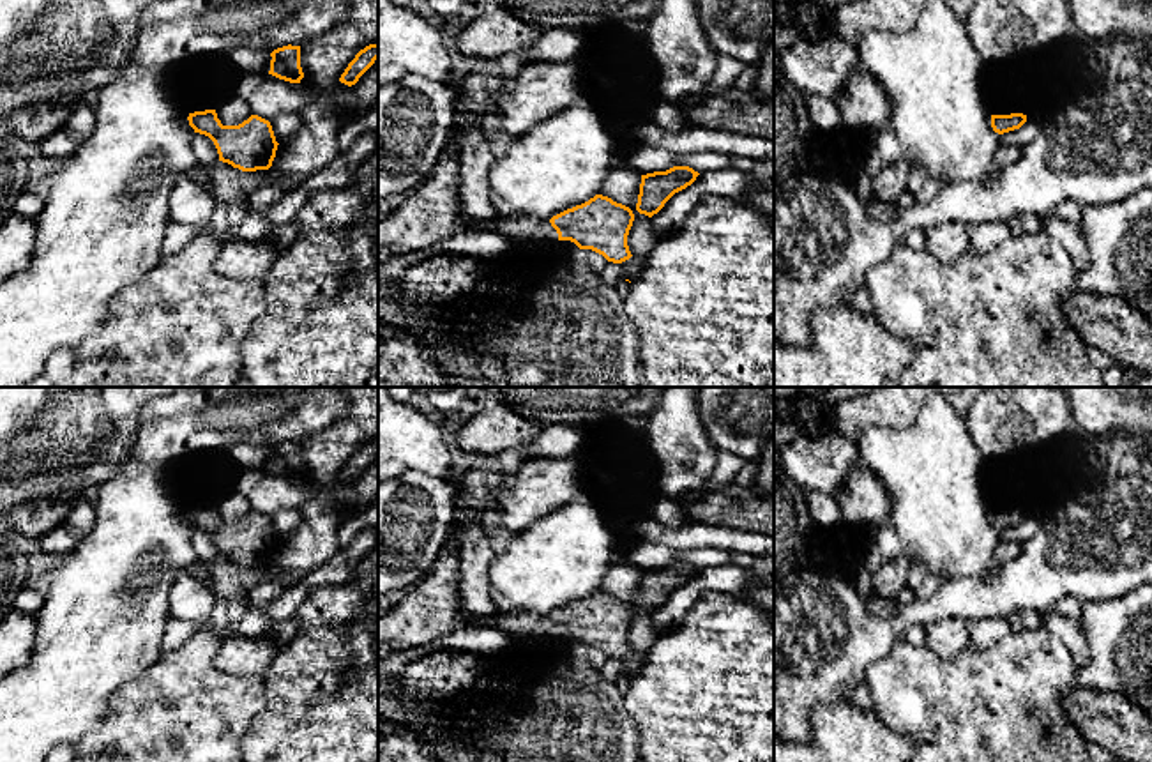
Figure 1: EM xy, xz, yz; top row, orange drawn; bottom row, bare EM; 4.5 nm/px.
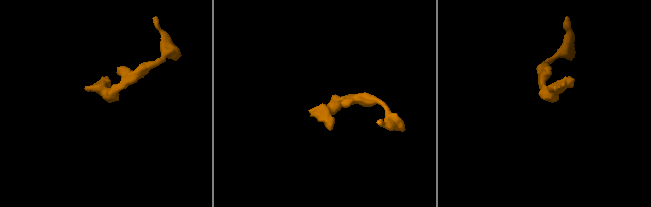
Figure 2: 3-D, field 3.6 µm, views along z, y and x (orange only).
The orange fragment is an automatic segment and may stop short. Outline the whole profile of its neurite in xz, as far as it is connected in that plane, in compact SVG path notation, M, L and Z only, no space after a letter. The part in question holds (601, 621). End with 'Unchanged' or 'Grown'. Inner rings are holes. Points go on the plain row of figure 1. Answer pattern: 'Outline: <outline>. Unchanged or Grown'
Outline: M595 591L549 617L496 612L488 626L512 636L571 636L580 645L592 645L608 658L622 659L633 652L627 642L633 617L634 610L629 603Z. Grown

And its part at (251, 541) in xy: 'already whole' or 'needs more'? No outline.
already whole

